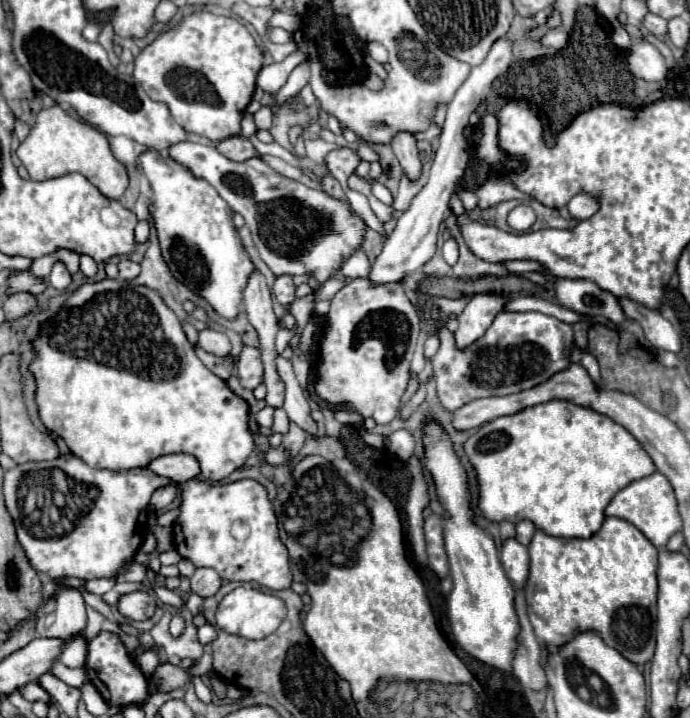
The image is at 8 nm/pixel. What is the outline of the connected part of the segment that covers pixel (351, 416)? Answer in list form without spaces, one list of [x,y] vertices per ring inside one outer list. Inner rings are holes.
[[[337,411],[335,417],[341,423],[351,423],[351,425],[361,425],[363,423],[363,417],[357,411]]]

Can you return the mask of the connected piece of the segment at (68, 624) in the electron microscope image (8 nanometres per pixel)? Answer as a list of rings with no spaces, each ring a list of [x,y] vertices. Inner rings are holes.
[[[65,587],[37,611],[35,631],[41,637],[57,637],[67,643],[69,639],[81,635],[85,625],[87,615],[81,591]]]

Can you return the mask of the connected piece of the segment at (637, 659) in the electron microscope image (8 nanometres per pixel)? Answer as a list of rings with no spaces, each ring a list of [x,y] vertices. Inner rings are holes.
[[[607,517],[601,529],[589,539],[561,539],[535,531],[529,555],[531,573],[525,587],[525,599],[537,641],[557,649],[567,645],[577,633],[593,631],[605,641],[605,645],[617,649],[635,665],[645,665],[653,659],[657,619],[657,549],[635,525],[617,517]]]

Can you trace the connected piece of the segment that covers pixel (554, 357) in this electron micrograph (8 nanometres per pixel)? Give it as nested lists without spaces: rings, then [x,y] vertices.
[[[539,311],[527,313],[499,313],[481,339],[469,349],[453,345],[453,333],[439,327],[439,351],[433,357],[433,371],[437,383],[437,399],[445,411],[459,409],[461,405],[481,397],[503,397],[519,393],[545,383],[555,373],[569,367],[571,359],[567,345],[573,343],[573,327]]]

